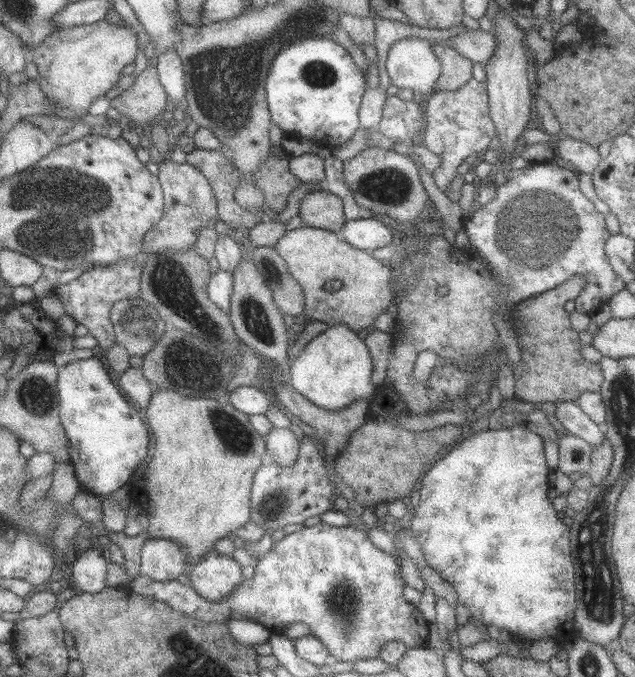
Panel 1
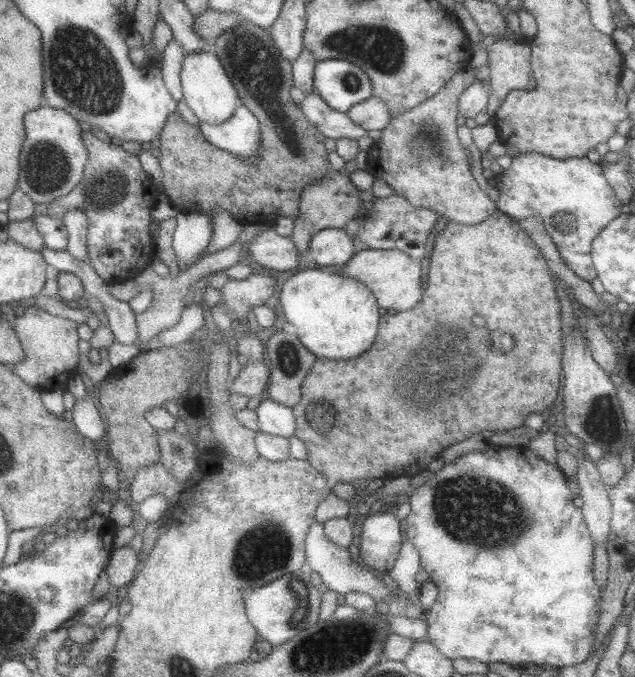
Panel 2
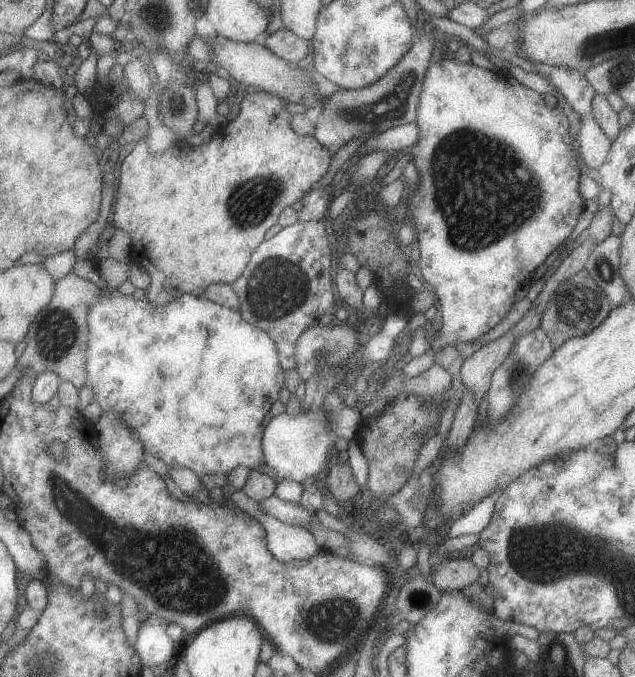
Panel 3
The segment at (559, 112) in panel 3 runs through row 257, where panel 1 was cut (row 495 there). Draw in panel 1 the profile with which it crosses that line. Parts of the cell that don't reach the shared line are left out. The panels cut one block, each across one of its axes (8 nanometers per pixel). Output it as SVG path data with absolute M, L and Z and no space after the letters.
M520 417L516 418L517 424L510 429L478 431L472 436L462 437L450 449L448 456L436 461L431 468L423 474L419 481L419 492L421 495L420 506L414 510L414 518L408 532L418 540L422 546L422 553L428 566L433 568L441 577L454 586L458 594L460 604L470 610L472 619L482 622L484 625L497 626L499 629L507 630L511 635L516 635L526 642L541 639L554 639L556 643L564 646L577 639L574 630L574 614L576 610L576 589L574 582L574 563L570 548L570 528L562 521L562 515L556 512L552 500L548 498L551 488L548 483L550 468L546 465L544 455L544 441L534 432L526 429L526 423Z

